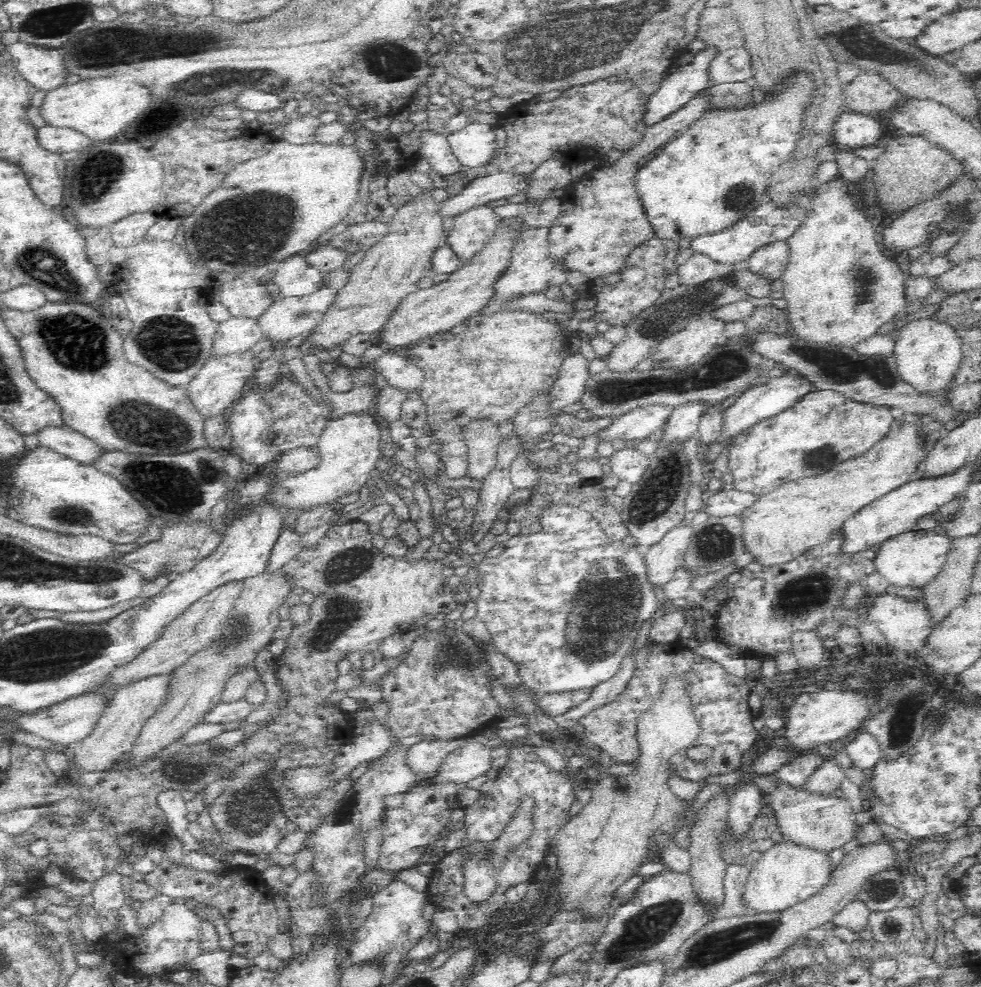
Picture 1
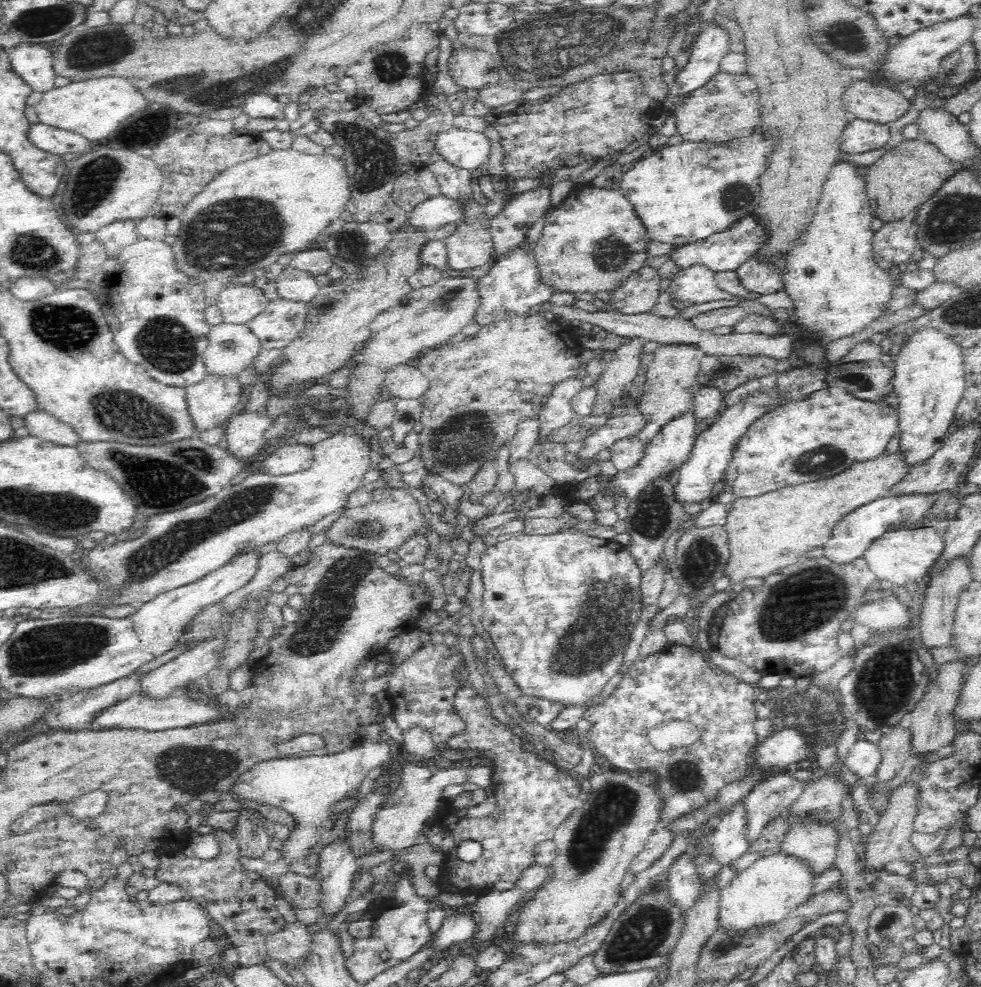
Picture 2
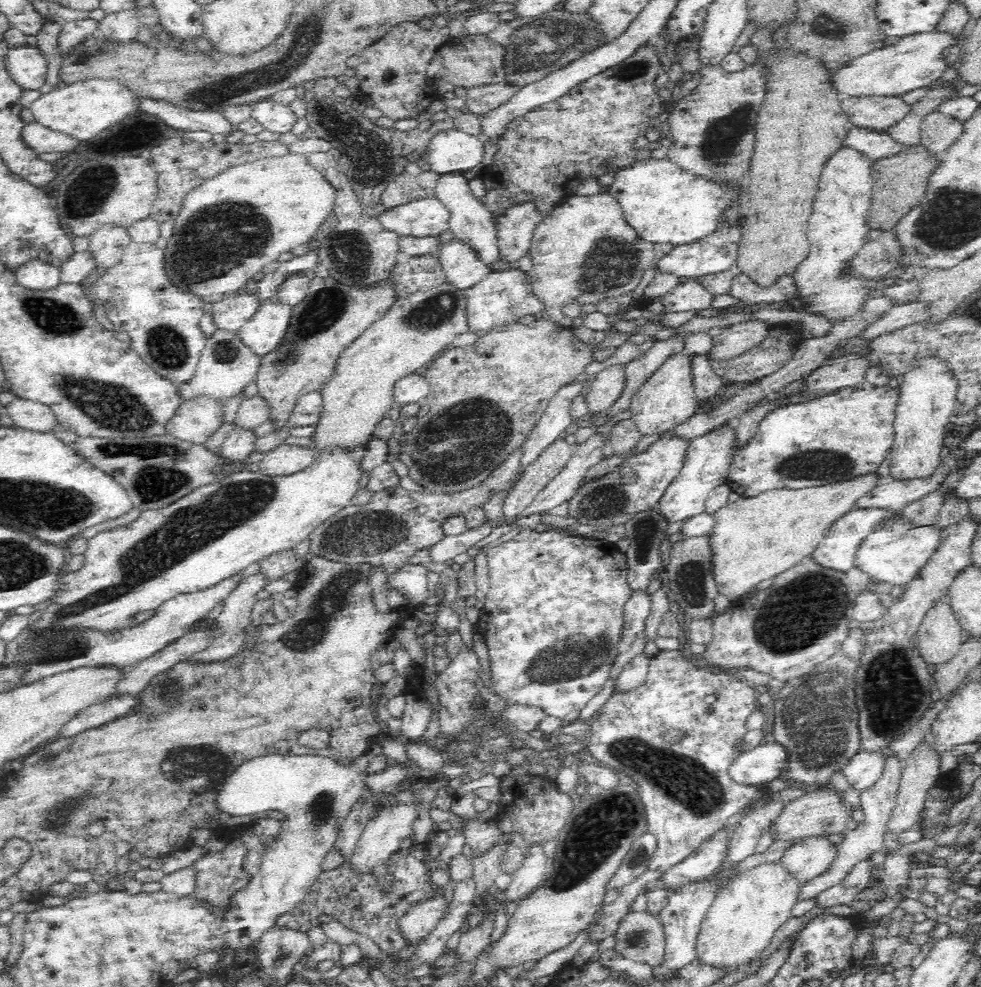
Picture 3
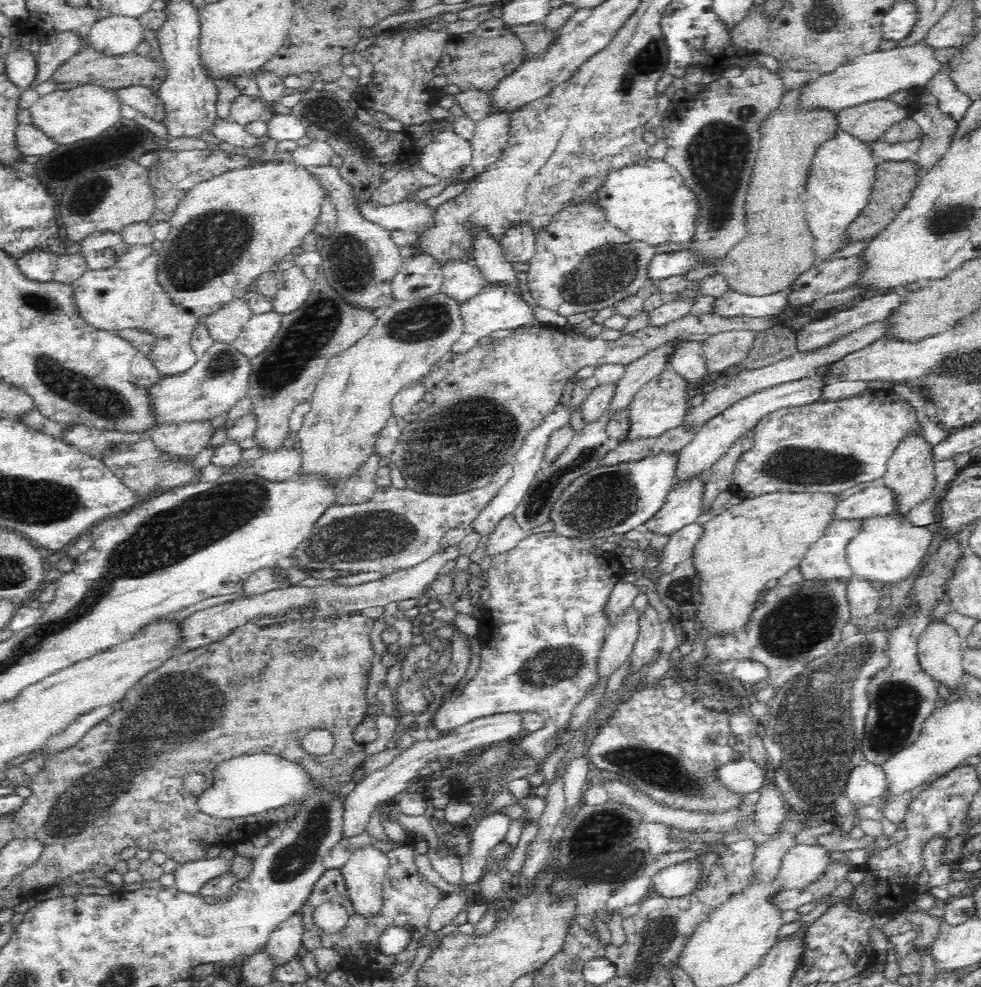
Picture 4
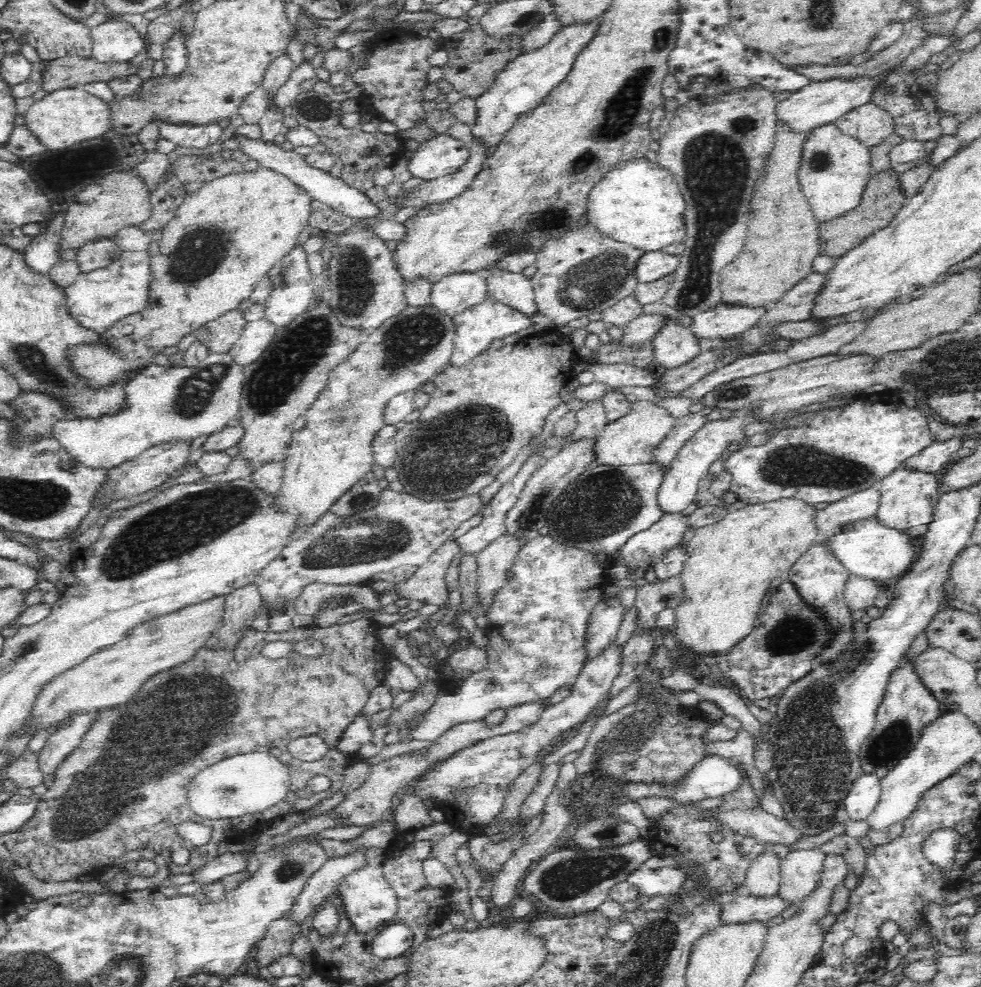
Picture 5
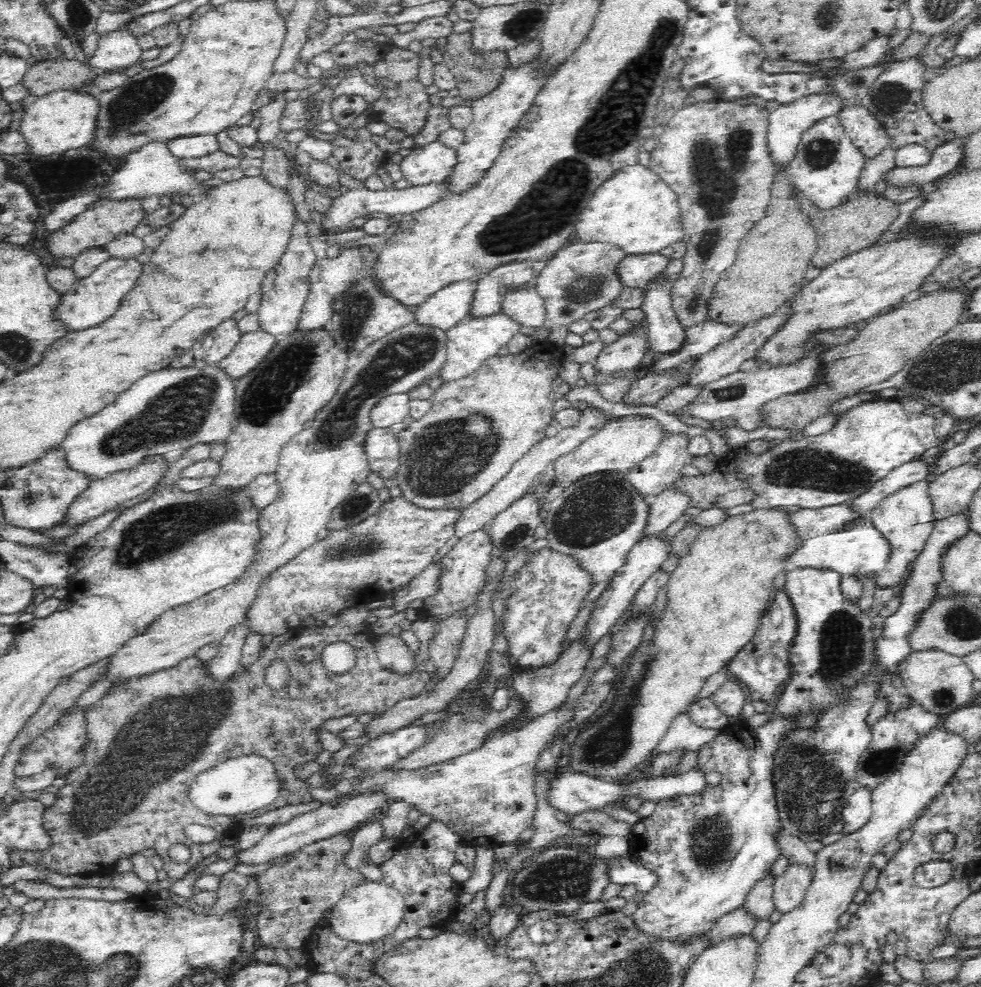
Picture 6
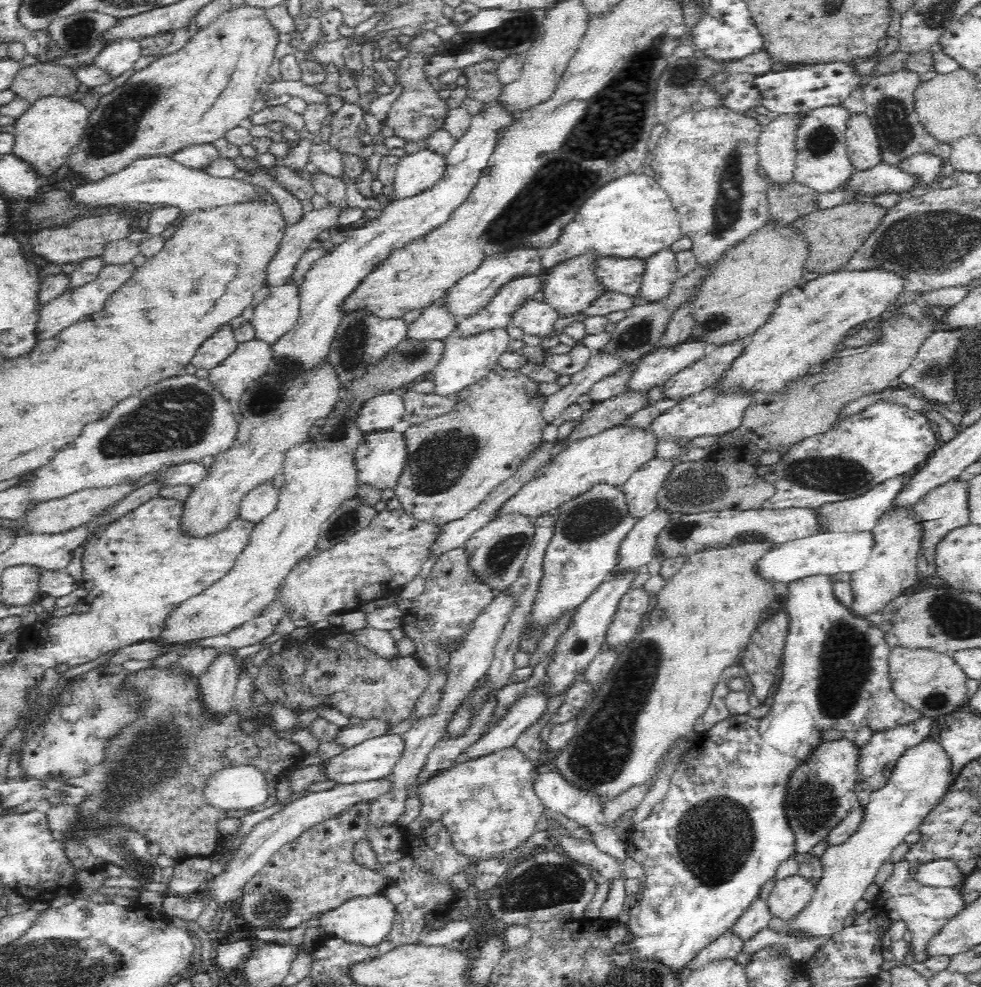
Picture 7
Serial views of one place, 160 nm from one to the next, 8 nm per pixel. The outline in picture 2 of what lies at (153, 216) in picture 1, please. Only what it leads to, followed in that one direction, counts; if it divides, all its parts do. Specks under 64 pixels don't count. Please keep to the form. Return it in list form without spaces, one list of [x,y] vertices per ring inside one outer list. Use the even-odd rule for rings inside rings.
[[[138,219],[119,220],[103,226],[94,233],[96,240],[104,243],[105,252],[109,258],[116,257],[118,252],[139,239],[136,232]]]

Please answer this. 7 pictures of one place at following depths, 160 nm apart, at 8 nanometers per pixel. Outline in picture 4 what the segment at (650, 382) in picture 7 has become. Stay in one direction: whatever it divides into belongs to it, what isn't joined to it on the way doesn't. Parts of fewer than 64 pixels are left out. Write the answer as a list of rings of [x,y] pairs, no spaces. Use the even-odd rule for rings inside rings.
[[[788,286],[784,290],[774,292],[774,295],[756,297],[729,288],[721,298],[715,300],[713,313],[722,314],[723,316],[777,317],[789,306],[789,295],[792,290],[793,287]]]

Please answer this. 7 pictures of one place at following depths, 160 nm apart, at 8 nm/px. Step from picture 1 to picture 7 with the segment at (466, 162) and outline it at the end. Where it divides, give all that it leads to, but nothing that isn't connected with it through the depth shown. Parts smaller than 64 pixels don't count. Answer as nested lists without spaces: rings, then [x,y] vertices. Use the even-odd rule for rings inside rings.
[[[424,150],[400,157],[392,190],[395,199],[416,196],[432,188],[446,172],[446,157],[440,151]]]

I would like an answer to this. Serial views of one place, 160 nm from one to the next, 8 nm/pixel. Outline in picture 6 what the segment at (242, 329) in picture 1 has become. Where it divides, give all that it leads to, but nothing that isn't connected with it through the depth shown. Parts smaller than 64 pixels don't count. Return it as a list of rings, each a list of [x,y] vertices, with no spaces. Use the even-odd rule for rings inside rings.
[[[210,363],[202,368],[164,368],[164,370],[156,370],[156,372],[150,372],[146,374],[144,378],[136,380],[124,394],[118,396],[116,402],[112,402],[110,406],[106,406],[104,410],[100,410],[98,414],[90,416],[90,418],[84,418],[80,422],[76,422],[74,426],[68,428],[64,440],[62,440],[61,445],[66,449],[66,459],[68,459],[68,465],[74,470],[78,470],[82,473],[86,473],[92,477],[92,480],[106,478],[112,472],[118,472],[119,470],[130,468],[139,464],[140,461],[152,457],[155,454],[169,454],[176,455],[179,450],[186,450],[191,446],[198,443],[220,443],[227,440],[233,434],[233,428],[235,425],[236,418],[235,414],[235,388],[237,386],[237,379],[232,377],[224,368],[220,367],[219,363]]]

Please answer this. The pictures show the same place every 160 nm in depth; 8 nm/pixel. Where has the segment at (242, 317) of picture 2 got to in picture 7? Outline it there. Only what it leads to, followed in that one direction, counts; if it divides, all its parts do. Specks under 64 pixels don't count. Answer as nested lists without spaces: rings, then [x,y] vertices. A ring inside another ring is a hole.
[[[224,324],[218,332],[200,345],[191,364],[196,369],[209,371],[219,366],[228,356],[231,356],[237,346],[234,328],[230,324]]]

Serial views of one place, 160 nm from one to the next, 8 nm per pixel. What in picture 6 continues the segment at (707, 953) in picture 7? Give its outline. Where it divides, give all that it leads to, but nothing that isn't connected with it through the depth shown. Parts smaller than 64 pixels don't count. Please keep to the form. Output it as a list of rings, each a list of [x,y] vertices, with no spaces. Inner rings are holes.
[[[743,905],[740,908],[734,908],[722,914],[720,918],[716,918],[712,930],[708,932],[710,943],[732,935],[750,934],[760,922],[761,918],[756,914],[751,914]]]

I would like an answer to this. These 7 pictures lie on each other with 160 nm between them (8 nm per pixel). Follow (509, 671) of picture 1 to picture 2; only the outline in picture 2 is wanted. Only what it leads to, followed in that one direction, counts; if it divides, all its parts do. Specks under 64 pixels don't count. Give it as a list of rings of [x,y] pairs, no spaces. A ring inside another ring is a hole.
[[[424,642],[396,667],[388,682],[387,696],[392,702],[392,714],[402,733],[422,728],[431,734],[432,740],[445,743],[466,730],[466,721],[458,713],[454,700],[456,694],[468,686],[466,679],[460,679],[460,672],[467,668],[459,647],[446,646],[443,642]]]

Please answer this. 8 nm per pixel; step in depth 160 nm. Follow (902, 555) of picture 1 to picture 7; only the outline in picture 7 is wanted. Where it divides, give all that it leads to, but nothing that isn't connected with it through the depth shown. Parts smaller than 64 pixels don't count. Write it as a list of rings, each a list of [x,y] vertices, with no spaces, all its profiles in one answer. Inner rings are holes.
[[[832,531],[816,534],[800,540],[777,544],[776,548],[764,554],[758,562],[759,574],[772,581],[789,583],[808,576],[850,573],[863,570],[874,553],[872,531]]]

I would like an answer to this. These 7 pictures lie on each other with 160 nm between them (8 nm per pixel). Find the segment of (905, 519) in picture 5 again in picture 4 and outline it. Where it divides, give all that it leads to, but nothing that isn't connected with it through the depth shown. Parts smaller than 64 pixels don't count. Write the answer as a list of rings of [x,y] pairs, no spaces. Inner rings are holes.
[[[918,428],[918,432],[906,434],[900,442],[897,443],[891,457],[886,463],[886,472],[880,483],[896,492],[896,501],[898,515],[905,515],[908,509],[918,502],[923,501],[935,485],[935,462],[934,446],[924,438],[923,429]]]

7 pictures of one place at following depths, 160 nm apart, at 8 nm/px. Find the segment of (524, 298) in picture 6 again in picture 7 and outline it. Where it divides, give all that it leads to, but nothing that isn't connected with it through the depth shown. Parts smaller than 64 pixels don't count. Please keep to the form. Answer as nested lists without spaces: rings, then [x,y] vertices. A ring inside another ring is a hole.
[[[541,297],[524,300],[512,314],[510,326],[522,329],[524,334],[541,339],[554,335],[554,324],[560,317]]]

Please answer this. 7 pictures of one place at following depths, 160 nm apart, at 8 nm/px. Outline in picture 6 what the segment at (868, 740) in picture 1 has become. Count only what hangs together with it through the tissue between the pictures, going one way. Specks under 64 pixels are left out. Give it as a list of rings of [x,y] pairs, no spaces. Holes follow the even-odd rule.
[[[857,786],[853,794],[849,796],[848,802],[841,810],[841,819],[837,820],[832,827],[828,828],[830,833],[843,833],[844,835],[861,830],[872,815],[873,791],[868,786]]]

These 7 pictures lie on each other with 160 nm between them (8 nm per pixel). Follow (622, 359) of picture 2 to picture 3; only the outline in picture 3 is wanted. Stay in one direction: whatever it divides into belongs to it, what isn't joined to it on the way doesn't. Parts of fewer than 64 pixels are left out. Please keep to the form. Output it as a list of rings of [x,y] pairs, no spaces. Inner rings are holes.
[[[626,365],[606,366],[591,381],[590,391],[585,395],[589,416],[608,410],[618,400],[626,386]]]

